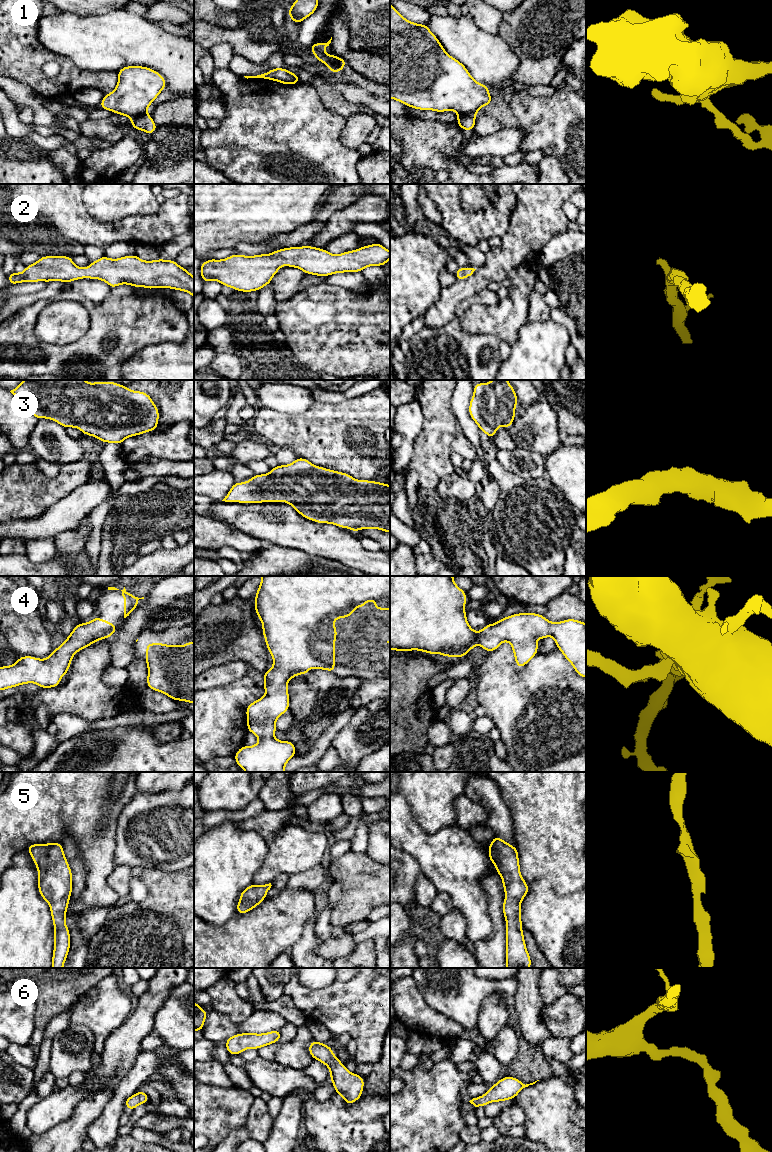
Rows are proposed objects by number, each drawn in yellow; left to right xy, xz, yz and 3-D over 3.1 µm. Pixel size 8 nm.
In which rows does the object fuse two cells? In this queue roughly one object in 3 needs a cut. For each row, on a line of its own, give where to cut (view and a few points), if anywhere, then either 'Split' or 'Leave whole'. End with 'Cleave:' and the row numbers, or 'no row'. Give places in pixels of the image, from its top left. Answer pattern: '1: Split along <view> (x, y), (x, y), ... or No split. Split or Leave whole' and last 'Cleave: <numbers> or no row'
1: Split along yz (474, 114), (459, 116). Split
2: No split. Leave whole
3: No split. Leave whole
4: No split. Leave whole
5: No split. Leave whole
6: No split. Leave whole
Cleave: 1

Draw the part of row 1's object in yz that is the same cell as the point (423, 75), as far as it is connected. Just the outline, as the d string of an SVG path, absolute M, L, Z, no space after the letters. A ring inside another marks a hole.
M390 3L390 98L418 110L433 110L435 112L446 112L453 110L458 116L477 115L483 106L488 106L493 98L489 94L489 87L475 81L467 68L457 59L450 56L443 48L437 37L431 32L426 24L416 24L404 18Z

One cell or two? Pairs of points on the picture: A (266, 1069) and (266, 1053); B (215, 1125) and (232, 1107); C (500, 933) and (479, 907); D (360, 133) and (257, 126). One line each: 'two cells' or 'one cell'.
A: two cells
B: one cell
C: two cells
D: two cells

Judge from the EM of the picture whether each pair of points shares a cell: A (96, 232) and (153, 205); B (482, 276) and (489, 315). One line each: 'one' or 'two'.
A: two
B: two

